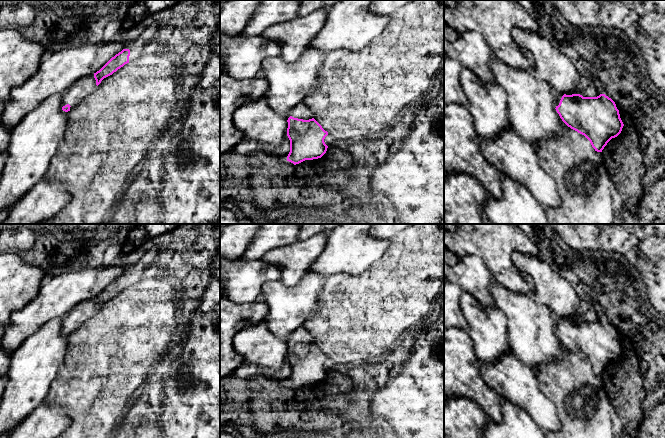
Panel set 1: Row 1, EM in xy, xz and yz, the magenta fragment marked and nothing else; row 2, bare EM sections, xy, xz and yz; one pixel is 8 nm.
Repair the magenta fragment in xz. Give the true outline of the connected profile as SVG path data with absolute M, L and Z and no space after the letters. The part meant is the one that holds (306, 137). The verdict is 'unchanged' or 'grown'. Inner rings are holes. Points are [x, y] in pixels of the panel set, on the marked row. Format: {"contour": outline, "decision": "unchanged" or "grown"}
{"contour": "M301 102L286 114L290 140L287 161L296 165L305 160L321 158L328 148L324 142L328 132L313 118L313 112Z", "decision": "grown"}

